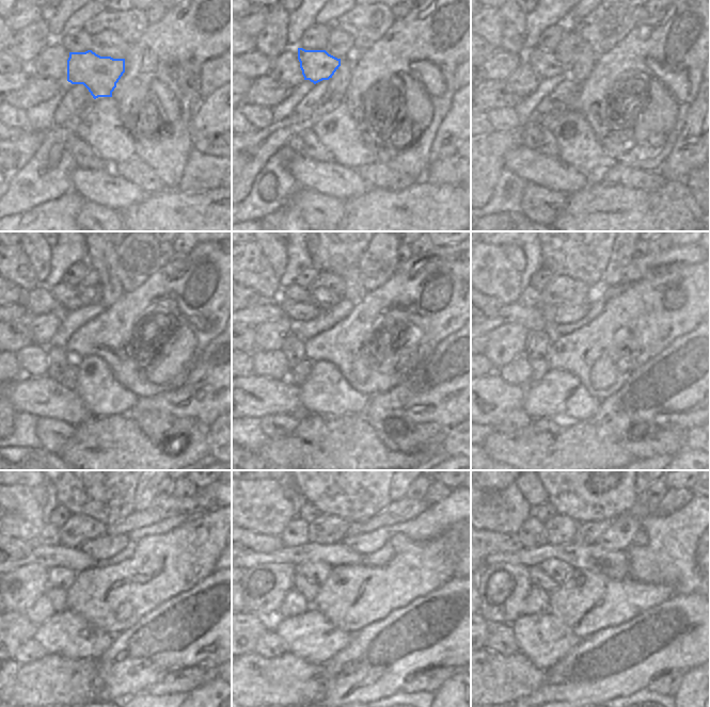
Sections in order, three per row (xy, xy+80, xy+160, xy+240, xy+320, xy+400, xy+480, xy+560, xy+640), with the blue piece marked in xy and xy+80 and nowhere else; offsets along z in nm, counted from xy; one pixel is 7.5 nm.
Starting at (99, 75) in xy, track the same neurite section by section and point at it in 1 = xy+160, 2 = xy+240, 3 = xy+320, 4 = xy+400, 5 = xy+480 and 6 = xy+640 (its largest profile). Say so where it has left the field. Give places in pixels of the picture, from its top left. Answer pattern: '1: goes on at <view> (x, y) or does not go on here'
1: goes on at xy+160 (545, 63)
2: goes on at xy+240 (65, 295)
3: goes on at xy+320 (296, 292)
4: goes on at xy+400 (530, 296)
5: goes on at xy+480 (50, 535)
6: goes on at xy+640 (532, 533)

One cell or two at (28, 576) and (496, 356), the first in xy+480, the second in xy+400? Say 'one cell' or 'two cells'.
one cell

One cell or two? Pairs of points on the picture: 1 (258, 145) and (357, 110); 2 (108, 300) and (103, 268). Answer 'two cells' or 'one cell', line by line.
1: two cells
2: one cell

